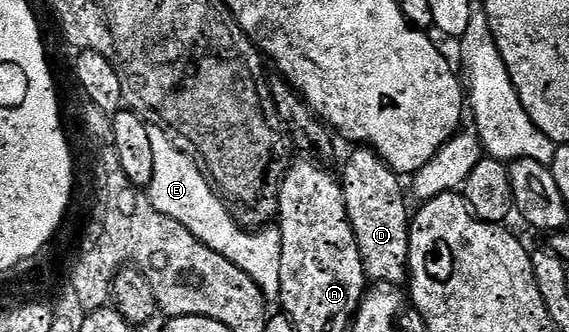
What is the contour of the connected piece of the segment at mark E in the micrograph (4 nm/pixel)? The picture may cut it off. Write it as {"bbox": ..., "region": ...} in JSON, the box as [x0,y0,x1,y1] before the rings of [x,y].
{"bbox":[146,124,282,301],"region":[[[148,124],[148,133],[150,147],[154,150],[154,170],[146,195],[154,210],[174,218],[179,224],[186,226],[190,234],[210,246],[210,250],[234,262],[234,266],[241,268],[260,287],[265,301],[279,301],[282,290],[282,238],[279,227],[265,226],[259,230],[241,228],[234,222],[224,201],[216,195],[200,167],[185,152],[178,150],[172,139],[158,125]]]}

